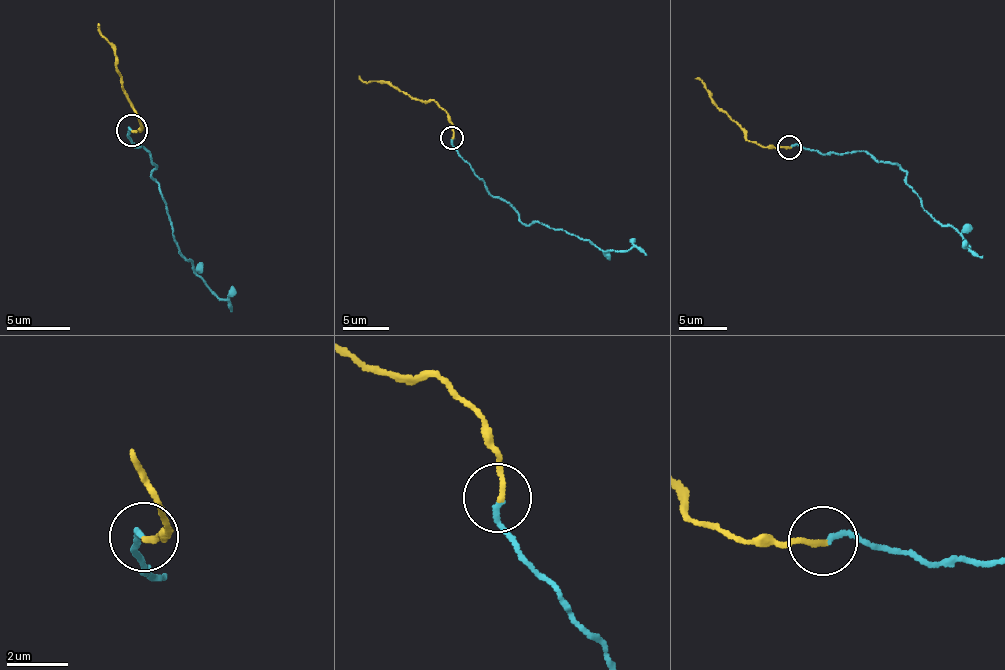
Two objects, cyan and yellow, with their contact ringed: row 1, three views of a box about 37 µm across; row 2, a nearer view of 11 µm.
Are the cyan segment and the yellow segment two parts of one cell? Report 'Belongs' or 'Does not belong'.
Belongs

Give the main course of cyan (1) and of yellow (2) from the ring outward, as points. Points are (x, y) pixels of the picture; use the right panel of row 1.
1: (791, 147), (800, 145), (824, 155), (865, 151), (899, 167), (920, 206), (959, 233), (969, 251), (982, 255)
2: (789, 147), (748, 140), (744, 128), (713, 101), (704, 83), (694, 78)

